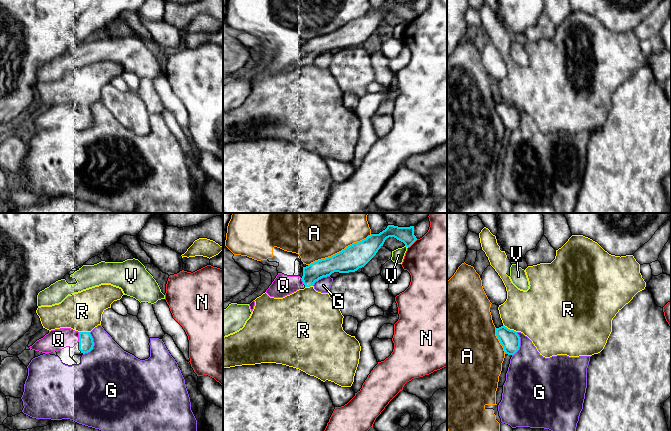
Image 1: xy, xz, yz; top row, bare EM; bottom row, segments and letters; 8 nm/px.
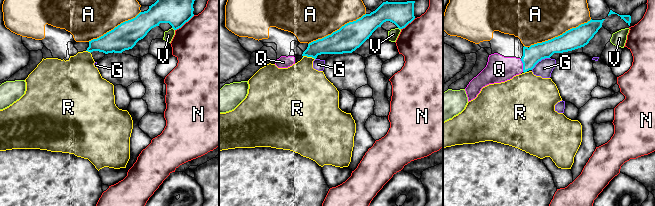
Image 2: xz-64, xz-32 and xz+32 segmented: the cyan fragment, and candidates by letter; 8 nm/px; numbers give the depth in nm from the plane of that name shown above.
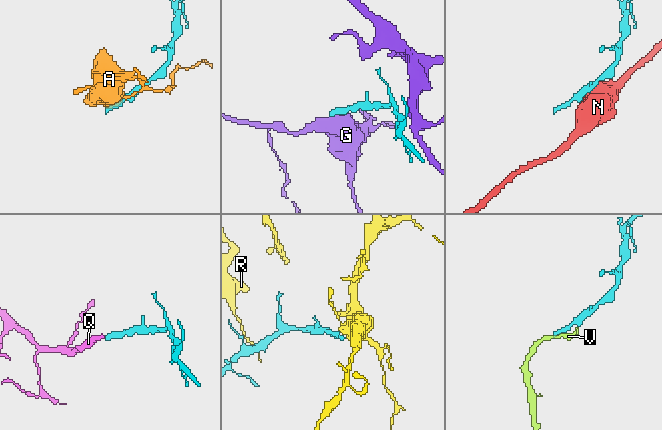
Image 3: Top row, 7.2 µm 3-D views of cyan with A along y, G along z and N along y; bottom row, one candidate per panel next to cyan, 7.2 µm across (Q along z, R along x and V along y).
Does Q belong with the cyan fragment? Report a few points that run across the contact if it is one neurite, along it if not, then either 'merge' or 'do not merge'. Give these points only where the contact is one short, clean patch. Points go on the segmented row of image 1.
merge

